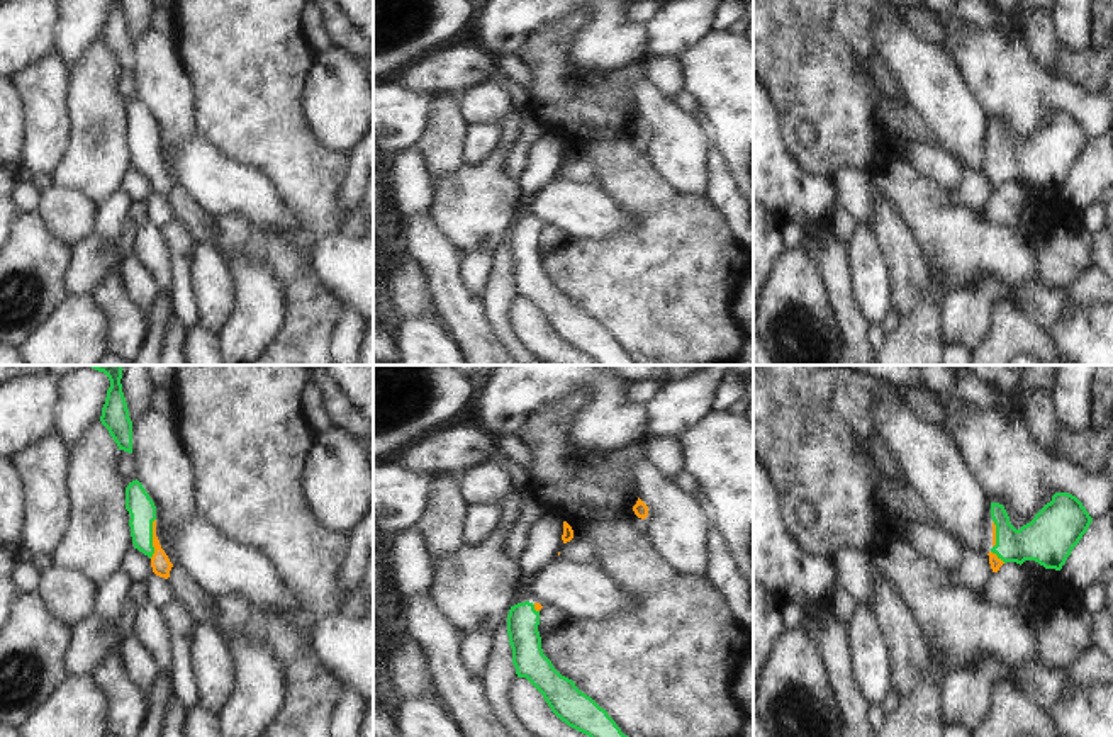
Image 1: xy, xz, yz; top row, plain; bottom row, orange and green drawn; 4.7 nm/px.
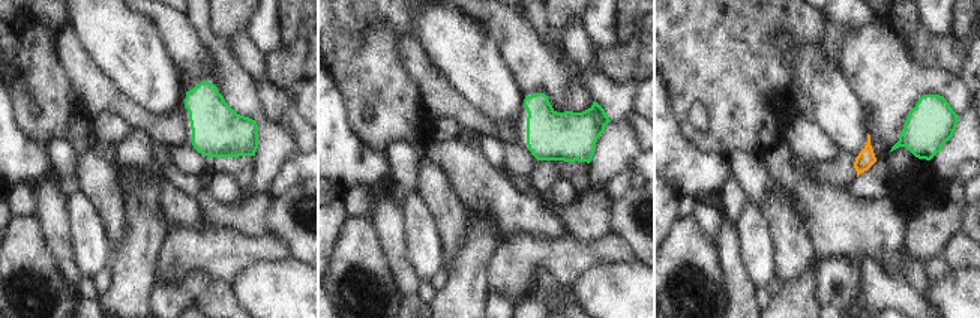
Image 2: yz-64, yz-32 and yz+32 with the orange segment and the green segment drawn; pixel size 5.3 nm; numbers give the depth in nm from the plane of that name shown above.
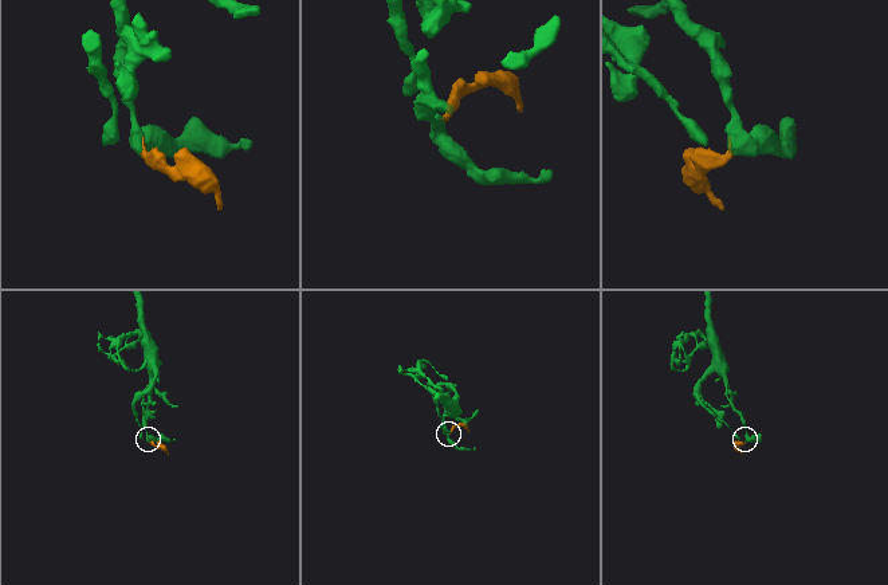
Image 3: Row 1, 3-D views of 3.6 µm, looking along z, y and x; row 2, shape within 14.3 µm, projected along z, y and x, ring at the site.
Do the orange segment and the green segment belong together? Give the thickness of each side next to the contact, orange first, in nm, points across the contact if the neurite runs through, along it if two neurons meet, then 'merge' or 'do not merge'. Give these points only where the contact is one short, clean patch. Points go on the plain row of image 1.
90 nm thick on the orange side, 130 nm on the other; runs through xy (160, 182), (153, 170), (153, 158), (143, 148), (141, 128); merge

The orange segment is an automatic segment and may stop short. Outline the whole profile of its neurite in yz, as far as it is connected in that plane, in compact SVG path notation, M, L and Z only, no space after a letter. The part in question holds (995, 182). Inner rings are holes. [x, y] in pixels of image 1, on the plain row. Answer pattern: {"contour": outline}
{"contour": "M1055 112L1035 138L1016 149L1003 124L991 122L993 168L987 173L993 192L1006 182L1035 180L1045 188L1060 190L1088 151L1093 138L1069 112Z"}

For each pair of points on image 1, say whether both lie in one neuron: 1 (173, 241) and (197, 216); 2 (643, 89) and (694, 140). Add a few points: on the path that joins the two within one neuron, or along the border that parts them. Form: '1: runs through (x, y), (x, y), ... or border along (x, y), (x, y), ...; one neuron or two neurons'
1: border along (173, 218), (195, 245); two neurons
2: runs through (654, 102), (681, 129); one neuron

